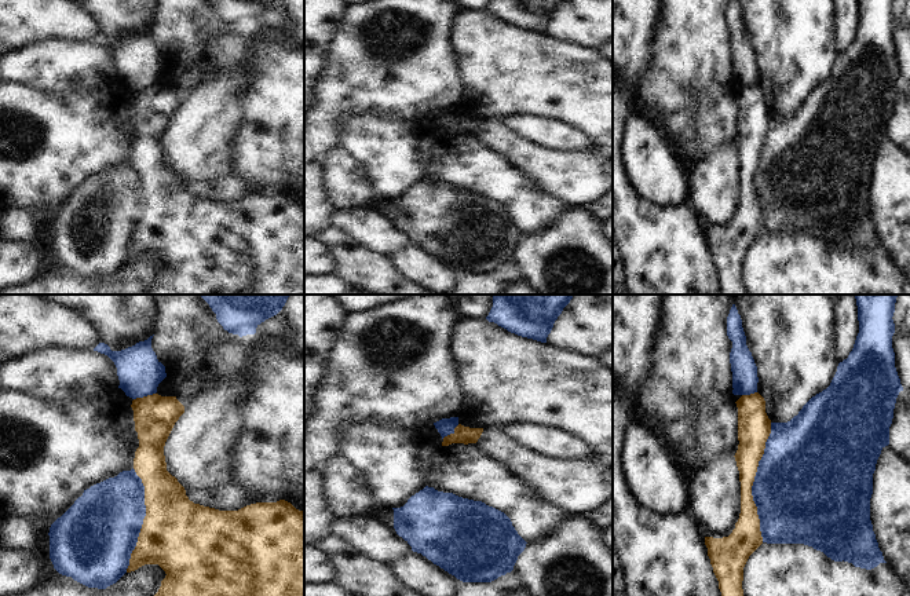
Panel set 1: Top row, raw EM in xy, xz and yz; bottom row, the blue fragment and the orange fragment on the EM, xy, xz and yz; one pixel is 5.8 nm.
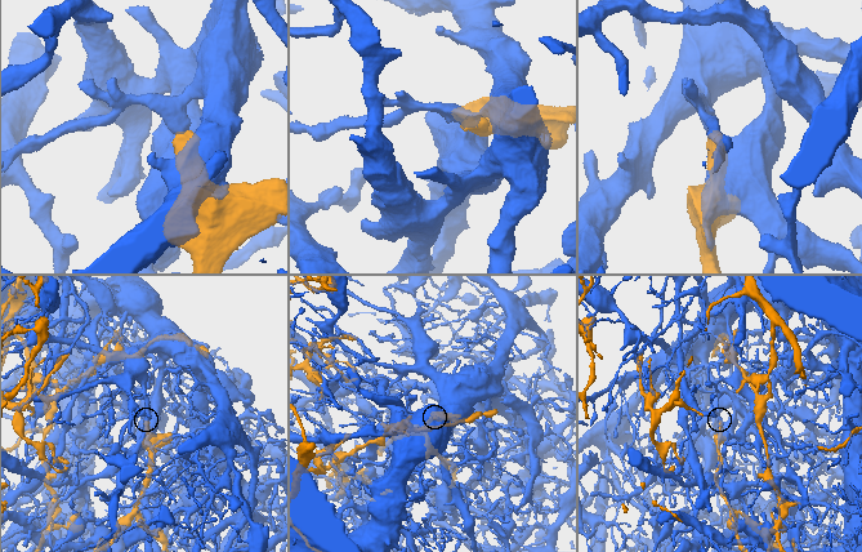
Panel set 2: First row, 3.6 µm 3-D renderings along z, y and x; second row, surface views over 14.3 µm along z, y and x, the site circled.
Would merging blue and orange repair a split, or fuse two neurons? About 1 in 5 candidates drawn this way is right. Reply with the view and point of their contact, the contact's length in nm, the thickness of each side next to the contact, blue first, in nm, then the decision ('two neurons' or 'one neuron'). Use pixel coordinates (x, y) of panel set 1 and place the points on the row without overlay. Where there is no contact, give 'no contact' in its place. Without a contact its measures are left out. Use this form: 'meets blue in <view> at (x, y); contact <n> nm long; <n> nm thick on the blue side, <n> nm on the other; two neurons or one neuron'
meets blue in yz at (753, 174); contact 700 nm long; 500 nm thick on the blue side, 160 nm on the other; two neurons

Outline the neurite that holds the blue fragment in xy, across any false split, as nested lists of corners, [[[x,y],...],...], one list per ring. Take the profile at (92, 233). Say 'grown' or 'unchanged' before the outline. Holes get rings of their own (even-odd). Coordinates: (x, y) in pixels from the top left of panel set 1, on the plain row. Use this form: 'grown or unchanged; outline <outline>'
unchanged; outline [[[134,160],[91,178],[50,219],[54,260],[88,279],[116,275],[127,264],[145,208],[145,178]]]

